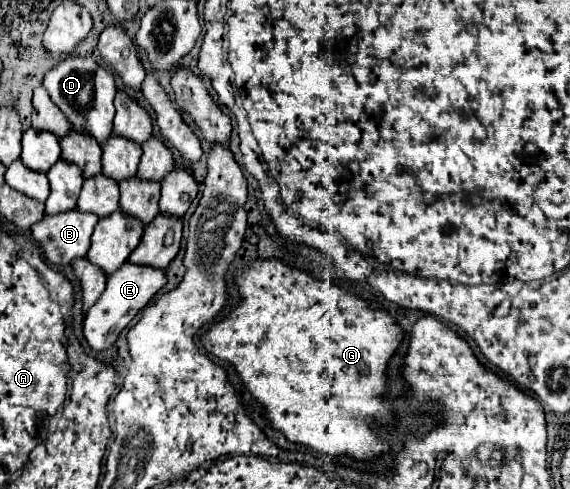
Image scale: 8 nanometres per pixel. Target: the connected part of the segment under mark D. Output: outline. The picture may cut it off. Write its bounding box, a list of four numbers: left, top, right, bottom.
[43,55,117,143]

